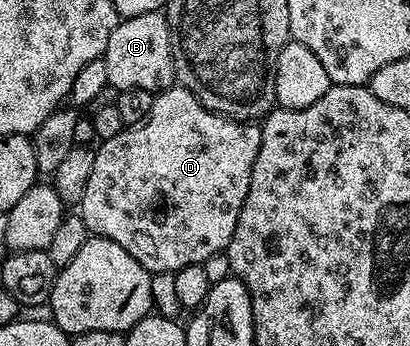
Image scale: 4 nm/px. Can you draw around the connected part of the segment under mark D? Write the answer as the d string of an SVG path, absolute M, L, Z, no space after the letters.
M185 88L164 89L155 93L153 107L142 125L125 127L121 135L95 149L93 172L78 212L85 219L88 234L113 239L152 275L203 265L210 257L220 256L233 239L260 147L258 124L233 121L209 111Z

